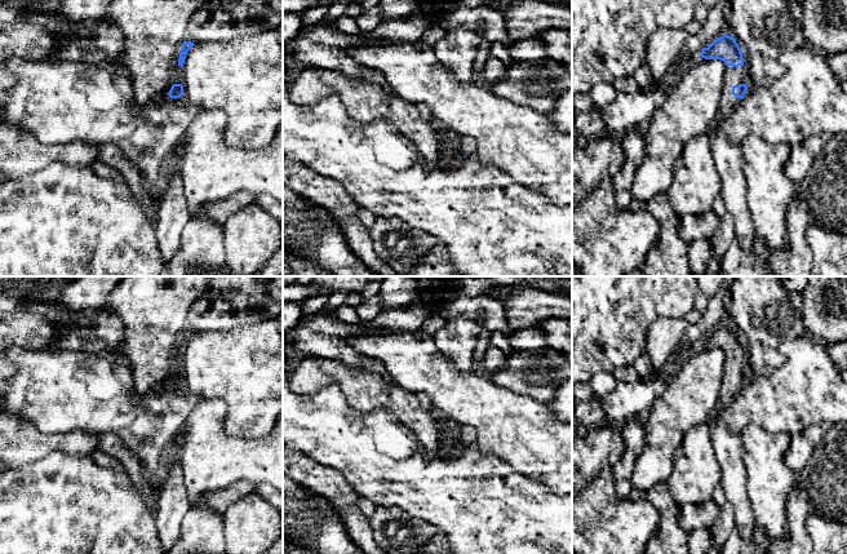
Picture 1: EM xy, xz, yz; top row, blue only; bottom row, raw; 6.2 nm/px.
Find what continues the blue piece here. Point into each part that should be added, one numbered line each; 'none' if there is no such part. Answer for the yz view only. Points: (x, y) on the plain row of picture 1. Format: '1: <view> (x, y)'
1: yz (728, 447)

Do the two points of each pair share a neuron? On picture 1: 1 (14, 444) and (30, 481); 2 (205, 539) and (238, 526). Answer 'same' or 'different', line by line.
1: different
2: different

